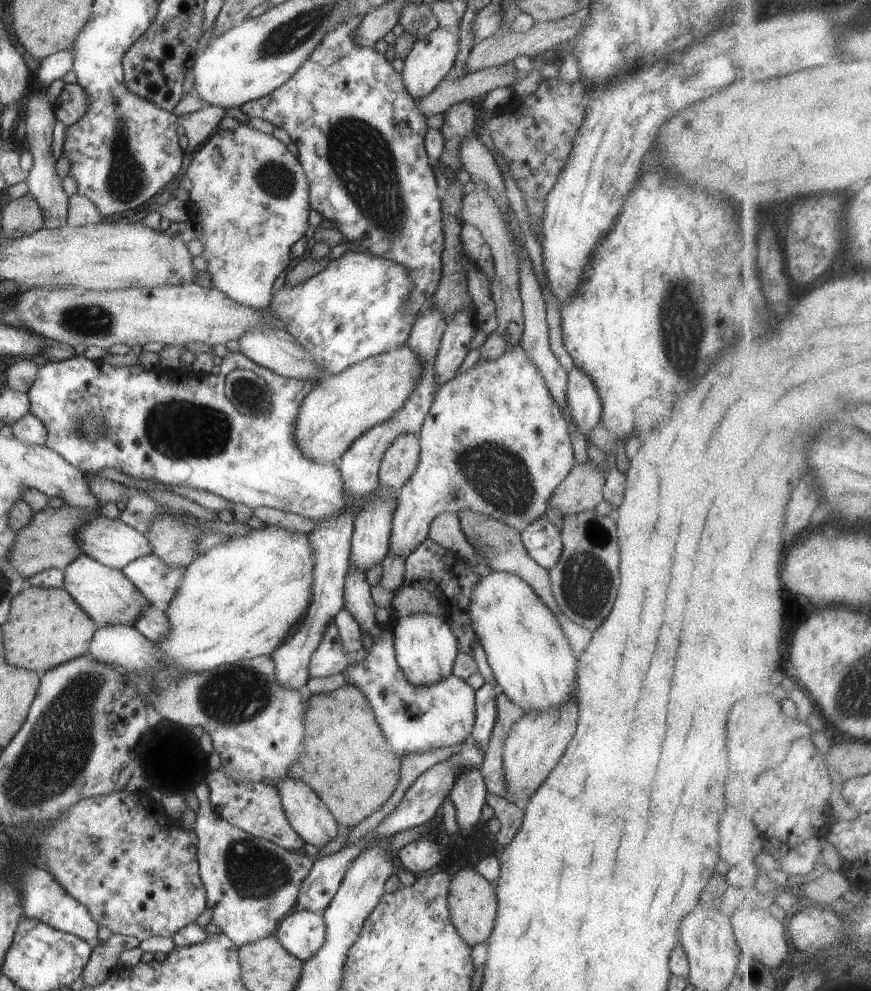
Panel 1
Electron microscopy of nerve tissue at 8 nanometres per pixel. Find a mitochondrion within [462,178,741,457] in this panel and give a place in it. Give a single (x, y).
(681, 338)

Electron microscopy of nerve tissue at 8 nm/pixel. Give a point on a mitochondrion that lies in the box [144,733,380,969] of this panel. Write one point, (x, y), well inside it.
(254, 871)

